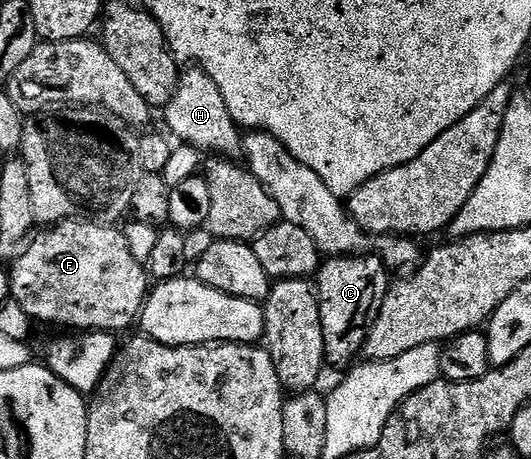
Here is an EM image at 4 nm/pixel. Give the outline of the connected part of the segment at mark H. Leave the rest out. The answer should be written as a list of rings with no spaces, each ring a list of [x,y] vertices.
[[[189,66],[181,74],[177,91],[168,106],[163,108],[162,115],[172,130],[170,135],[173,140],[188,144],[205,156],[236,161],[244,155],[241,128],[234,121],[234,117],[230,117],[230,109],[226,101],[222,101],[218,85],[214,85],[212,78],[198,66]]]

